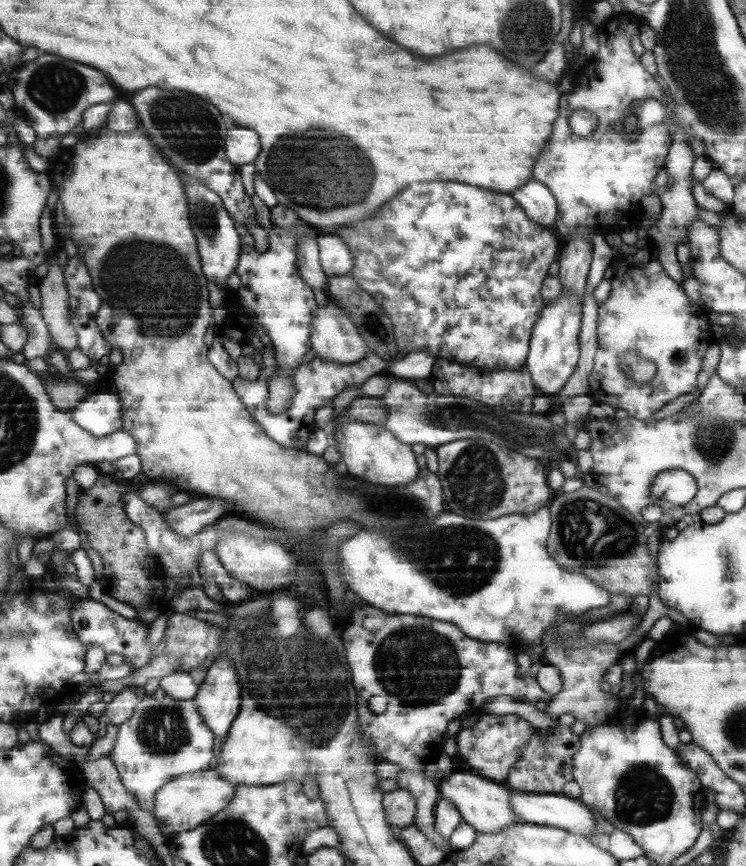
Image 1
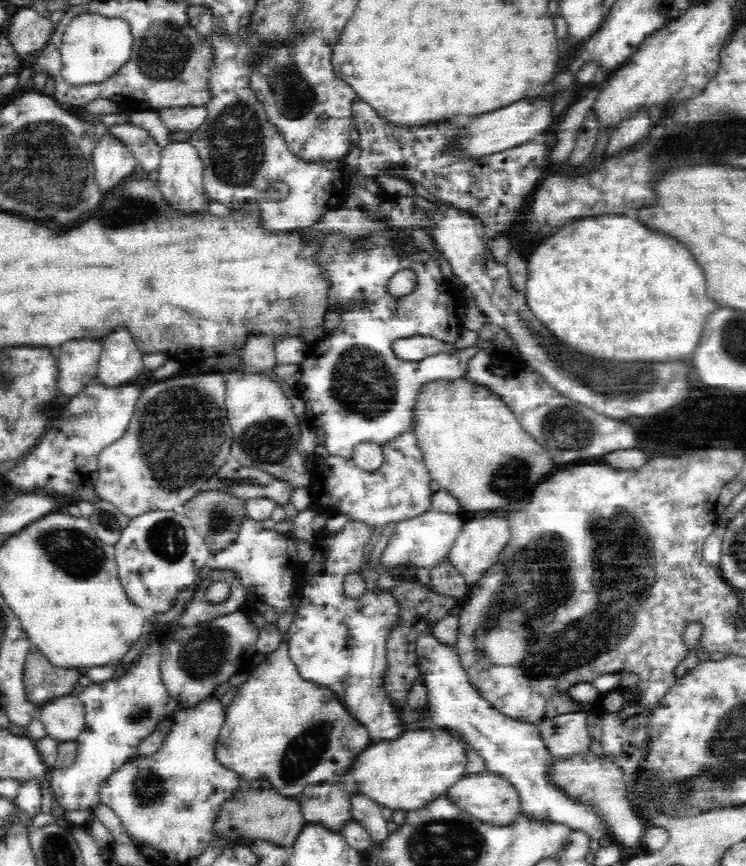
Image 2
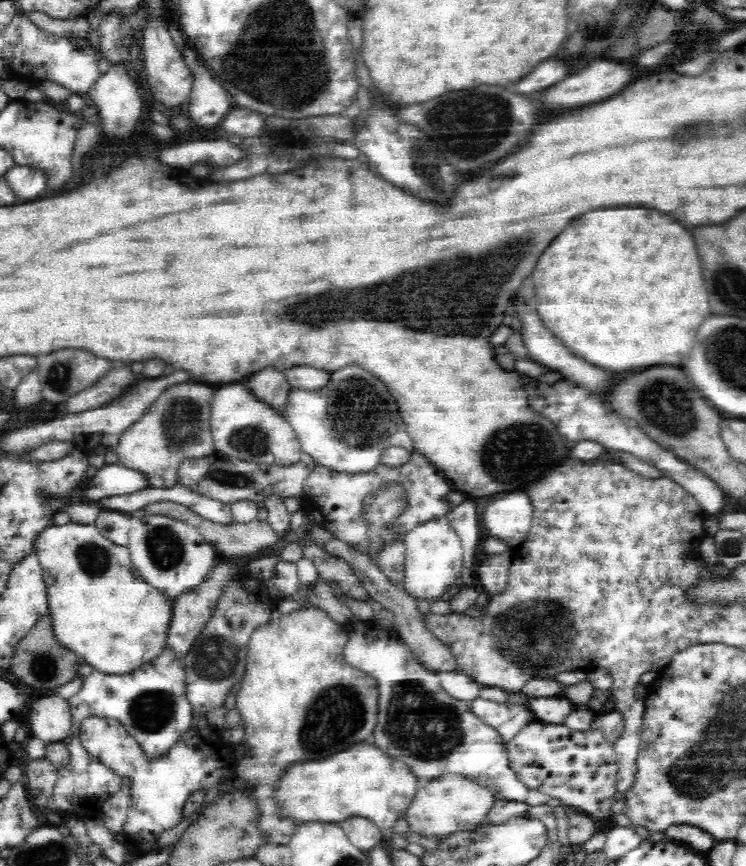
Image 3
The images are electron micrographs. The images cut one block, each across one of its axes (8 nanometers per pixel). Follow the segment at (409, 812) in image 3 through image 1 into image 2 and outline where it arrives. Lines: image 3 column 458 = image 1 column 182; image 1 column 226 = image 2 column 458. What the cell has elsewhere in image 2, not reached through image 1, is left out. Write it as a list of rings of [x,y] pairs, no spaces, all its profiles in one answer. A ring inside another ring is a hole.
[[[489,771],[460,778],[454,786],[446,790],[445,794],[452,805],[460,807],[460,810],[484,824],[512,824],[521,815],[519,794],[514,785],[504,777],[494,775]]]

